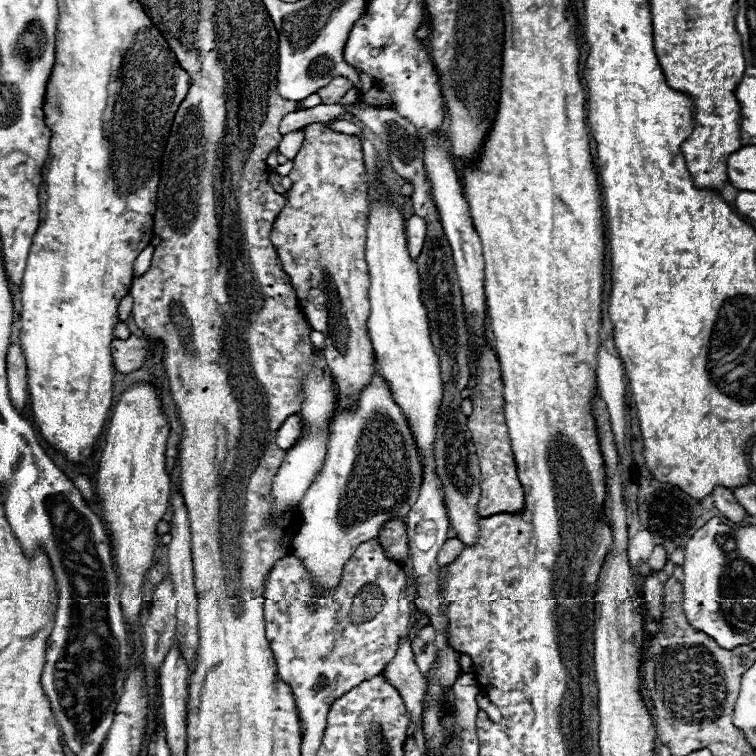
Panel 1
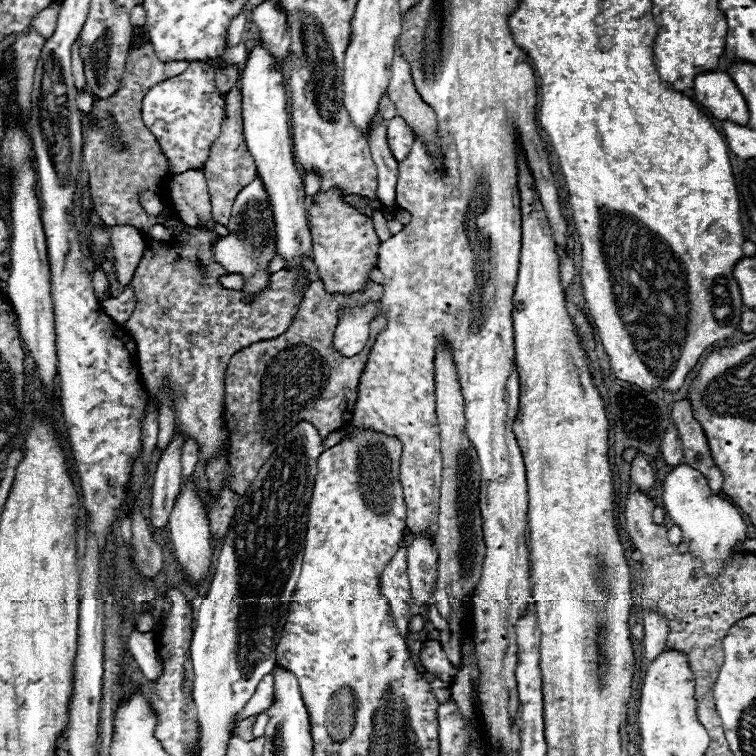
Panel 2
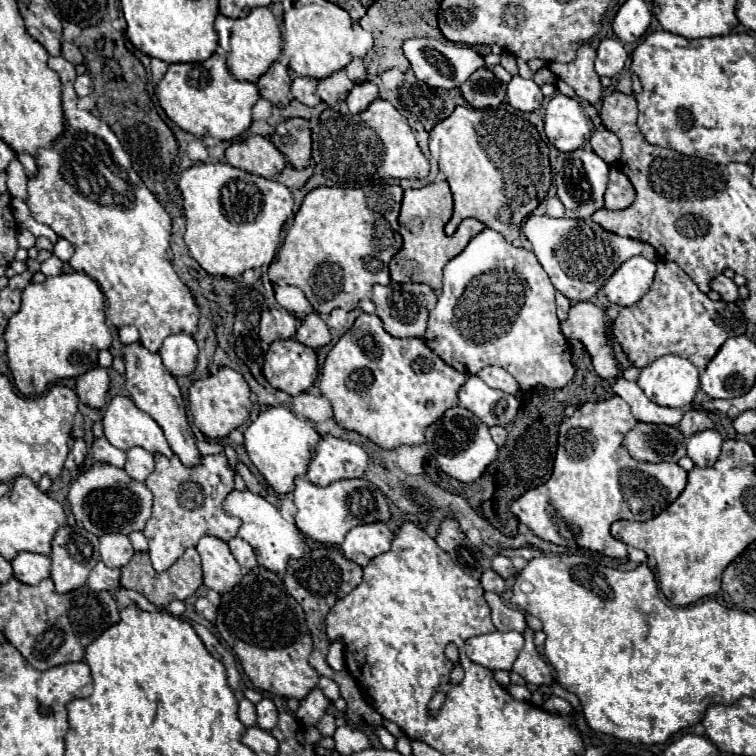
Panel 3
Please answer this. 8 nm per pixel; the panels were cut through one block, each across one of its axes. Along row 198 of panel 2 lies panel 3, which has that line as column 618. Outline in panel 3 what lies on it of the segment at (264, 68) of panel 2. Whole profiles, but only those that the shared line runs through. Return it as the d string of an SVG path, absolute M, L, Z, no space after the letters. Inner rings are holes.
M634 256L624 262L616 274L606 282L604 294L610 302L618 306L636 304L648 290L656 274L656 264L644 256Z

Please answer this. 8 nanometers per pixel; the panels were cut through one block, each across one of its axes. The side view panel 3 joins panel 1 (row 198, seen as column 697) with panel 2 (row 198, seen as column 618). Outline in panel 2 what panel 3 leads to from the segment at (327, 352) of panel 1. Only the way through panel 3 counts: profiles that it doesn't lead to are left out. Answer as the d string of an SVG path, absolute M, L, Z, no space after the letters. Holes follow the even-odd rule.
M340 188L318 192L308 206L308 220L312 232L312 258L326 290L330 290L330 294L362 292L370 280L370 270L378 266L380 240L372 220L346 204Z

